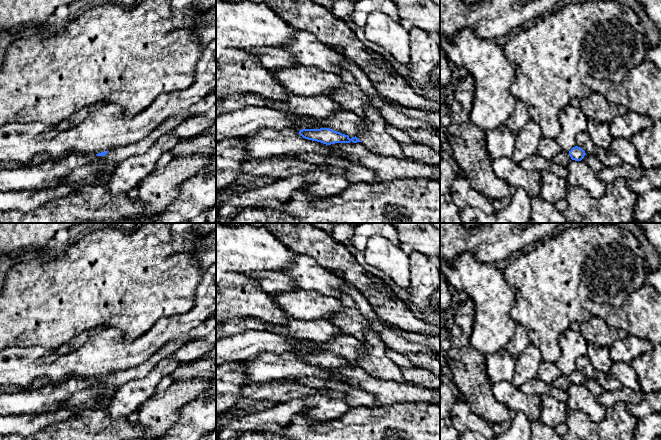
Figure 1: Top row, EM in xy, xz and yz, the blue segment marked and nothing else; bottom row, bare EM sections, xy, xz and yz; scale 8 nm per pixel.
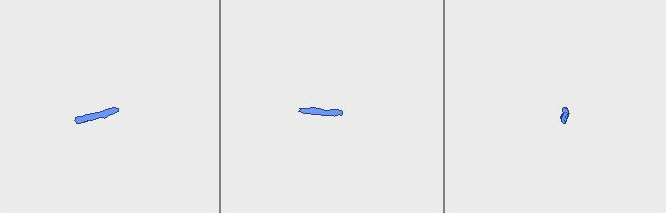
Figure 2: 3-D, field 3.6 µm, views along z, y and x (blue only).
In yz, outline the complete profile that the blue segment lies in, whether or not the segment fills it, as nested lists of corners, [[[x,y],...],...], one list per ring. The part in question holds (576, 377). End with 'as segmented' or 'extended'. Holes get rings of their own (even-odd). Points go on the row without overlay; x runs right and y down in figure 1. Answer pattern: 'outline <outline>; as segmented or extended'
outline [[[575,370],[569,376],[560,375],[552,385],[556,389],[567,391],[572,384],[581,385],[585,379],[586,377],[582,372]]]; extended

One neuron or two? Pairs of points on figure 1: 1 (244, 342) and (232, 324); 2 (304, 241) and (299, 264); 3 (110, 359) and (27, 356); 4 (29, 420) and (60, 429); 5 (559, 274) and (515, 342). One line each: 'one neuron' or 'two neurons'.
1: two neurons
2: two neurons
3: one neuron
4: two neurons
5: two neurons

